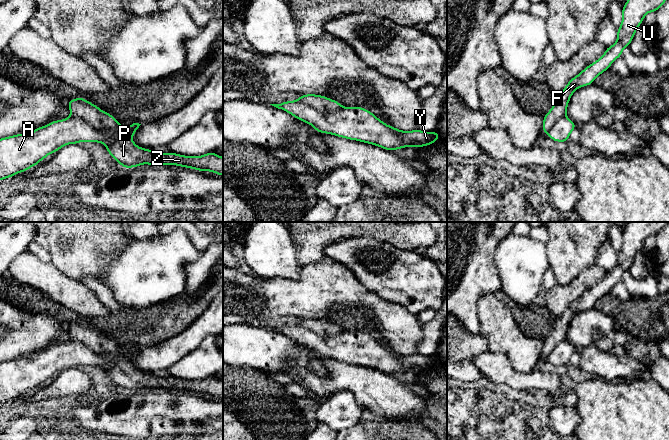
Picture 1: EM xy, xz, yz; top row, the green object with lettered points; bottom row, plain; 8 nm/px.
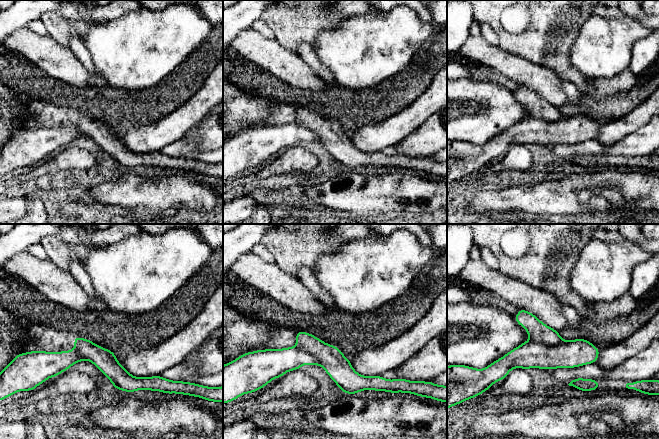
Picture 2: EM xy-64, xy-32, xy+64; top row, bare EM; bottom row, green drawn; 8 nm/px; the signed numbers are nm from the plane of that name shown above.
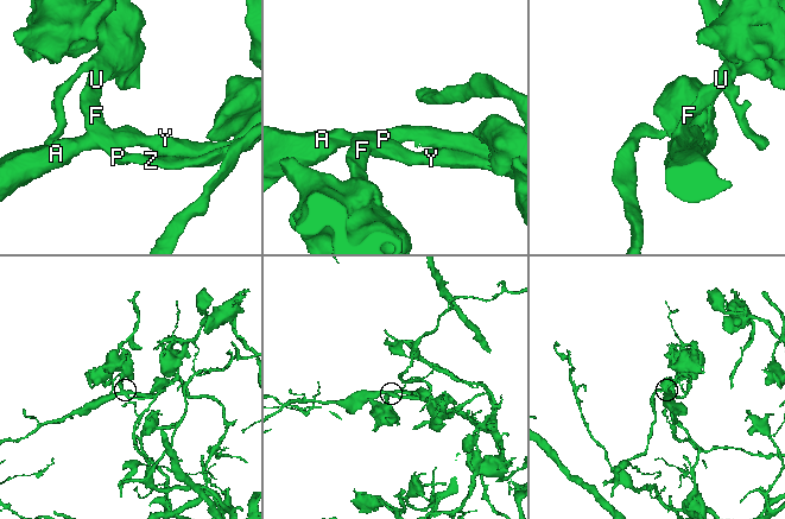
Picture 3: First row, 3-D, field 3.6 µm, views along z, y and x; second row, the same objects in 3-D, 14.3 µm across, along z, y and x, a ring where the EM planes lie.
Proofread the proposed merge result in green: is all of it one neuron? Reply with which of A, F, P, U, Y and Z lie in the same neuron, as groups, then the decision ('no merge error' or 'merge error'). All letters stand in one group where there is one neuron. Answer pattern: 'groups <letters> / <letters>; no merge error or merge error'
groups A Y / F P U Z; merge error

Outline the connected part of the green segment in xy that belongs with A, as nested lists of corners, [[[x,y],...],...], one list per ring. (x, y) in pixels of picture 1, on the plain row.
[[[70,340],[55,344],[31,357],[0,363],[0,404],[27,396],[49,378],[79,366],[106,367],[107,361],[84,343]]]

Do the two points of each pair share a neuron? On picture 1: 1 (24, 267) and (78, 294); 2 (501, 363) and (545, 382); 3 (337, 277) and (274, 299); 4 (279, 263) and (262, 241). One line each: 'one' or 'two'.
1: one
2: one
3: one
4: one

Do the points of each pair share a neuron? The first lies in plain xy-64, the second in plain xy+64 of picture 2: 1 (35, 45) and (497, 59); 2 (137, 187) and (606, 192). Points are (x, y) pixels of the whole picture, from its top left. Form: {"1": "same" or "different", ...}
{"1": "same", "2": "different"}

